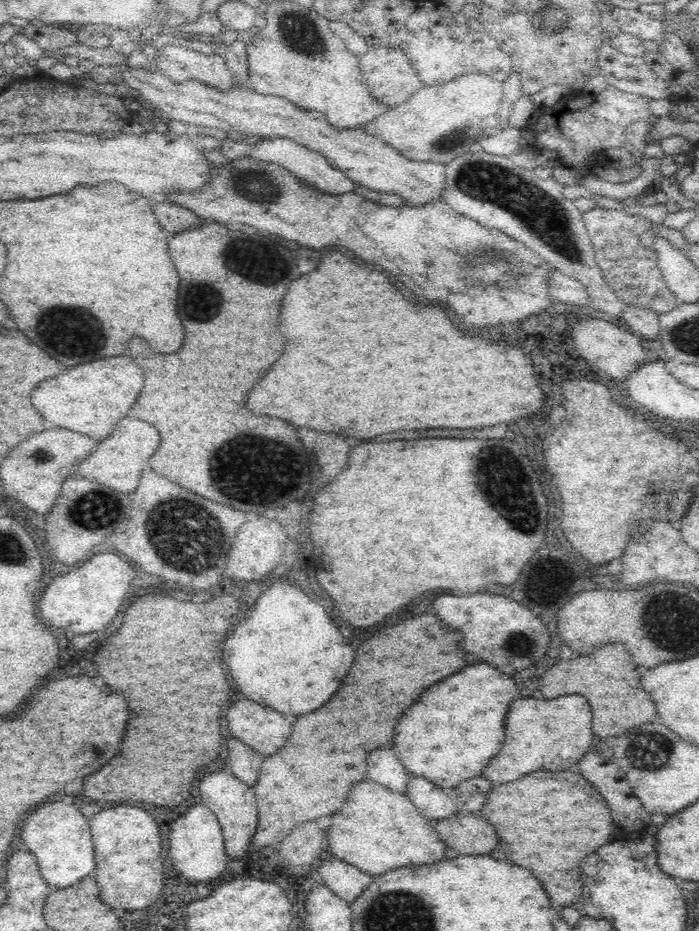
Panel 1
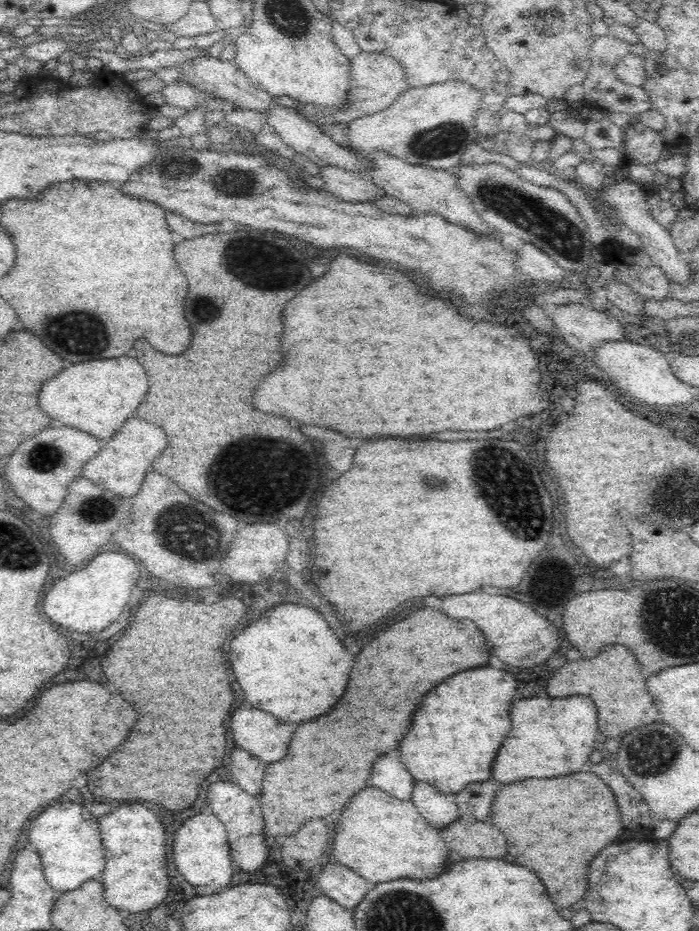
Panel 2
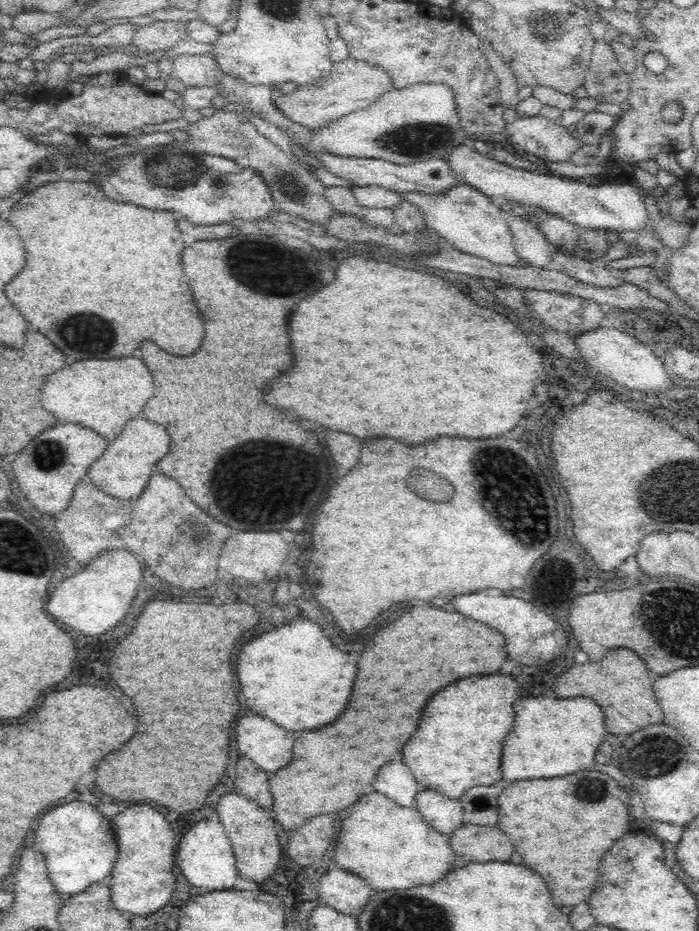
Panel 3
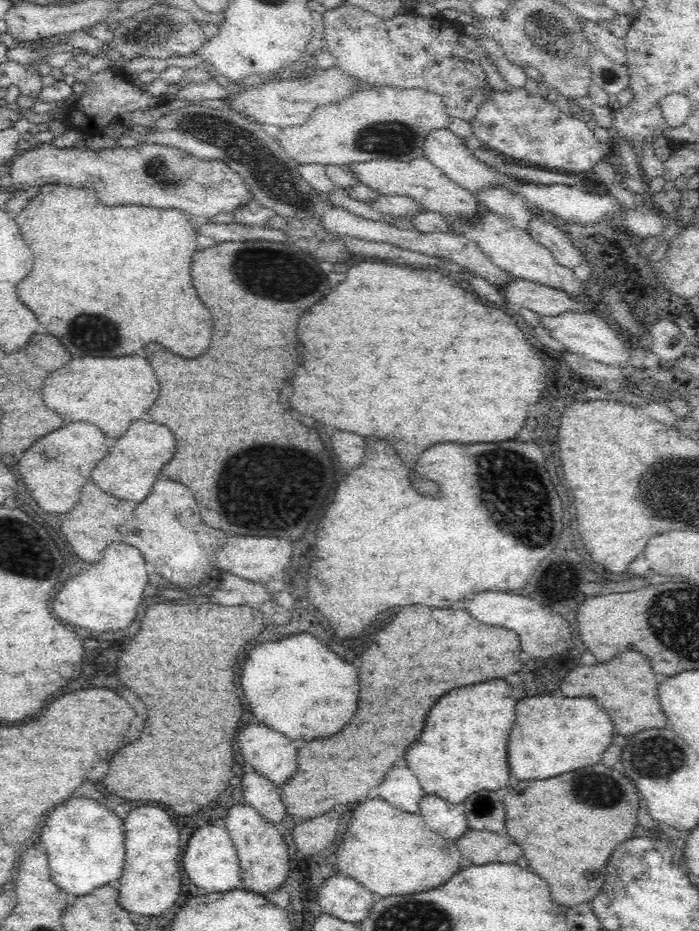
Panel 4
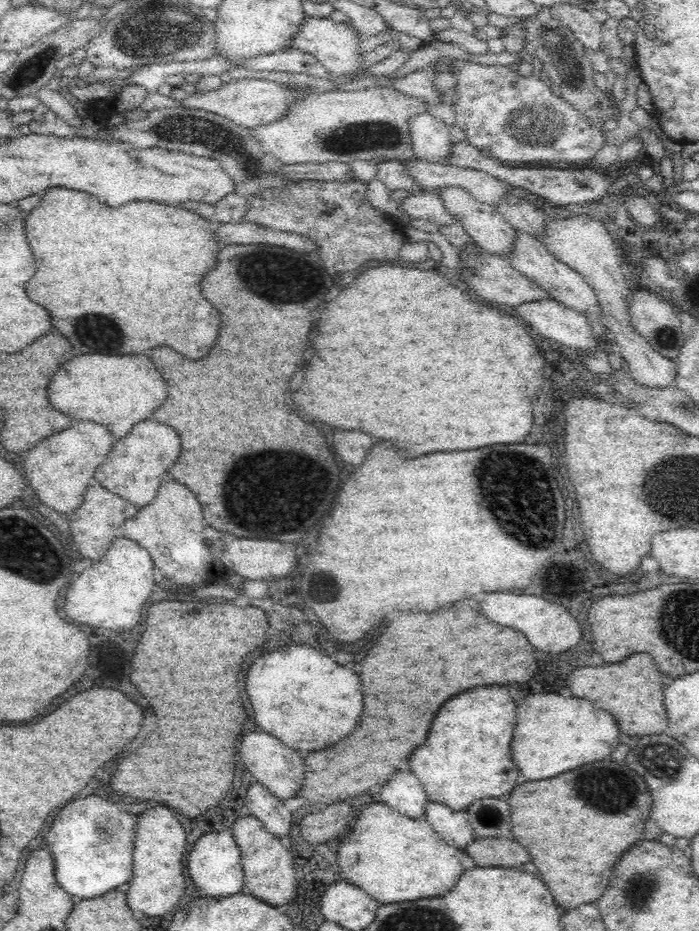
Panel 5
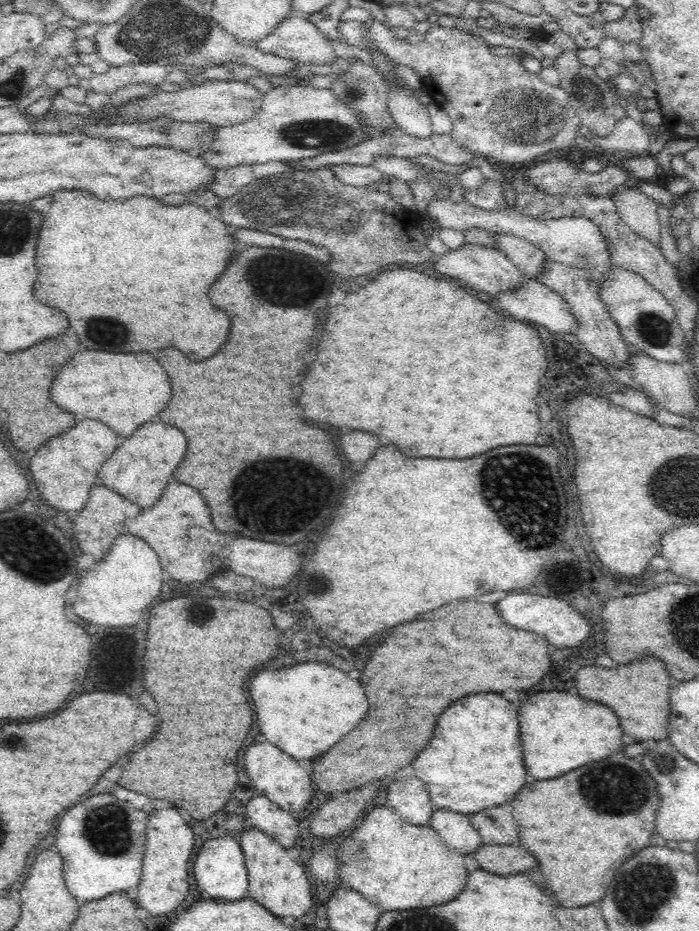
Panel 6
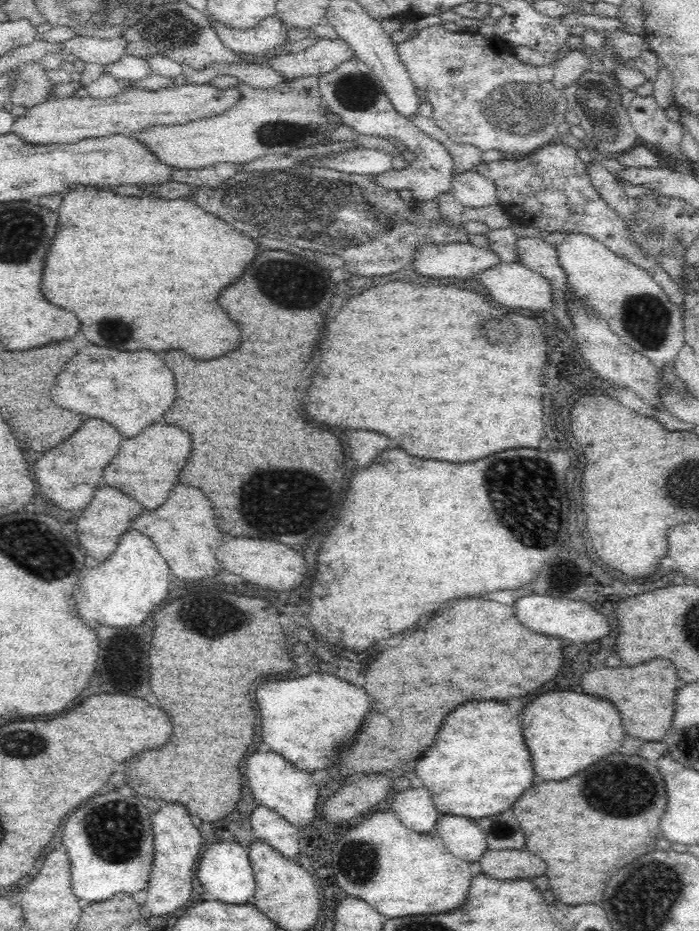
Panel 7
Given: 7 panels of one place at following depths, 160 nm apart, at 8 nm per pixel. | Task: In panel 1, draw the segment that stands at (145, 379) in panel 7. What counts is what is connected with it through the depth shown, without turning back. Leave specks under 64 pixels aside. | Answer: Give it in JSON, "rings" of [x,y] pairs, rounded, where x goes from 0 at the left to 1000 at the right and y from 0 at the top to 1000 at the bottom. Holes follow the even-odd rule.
{"rings":[[[160,382],[97,395],[80,406],[60,408],[46,419],[46,434],[77,460],[97,460],[134,473],[152,470],[166,453],[183,445],[206,412],[203,397],[177,382]]]}

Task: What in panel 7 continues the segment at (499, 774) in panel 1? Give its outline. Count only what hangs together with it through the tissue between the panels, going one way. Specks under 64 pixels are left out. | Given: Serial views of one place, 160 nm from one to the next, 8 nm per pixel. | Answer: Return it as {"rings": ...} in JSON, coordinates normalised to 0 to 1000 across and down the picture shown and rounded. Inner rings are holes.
{"rings":[[[784,743],[747,763],[747,786],[761,812],[764,829],[778,838],[807,838],[841,825],[853,816],[881,808],[893,795],[887,767],[873,752],[827,745]]]}

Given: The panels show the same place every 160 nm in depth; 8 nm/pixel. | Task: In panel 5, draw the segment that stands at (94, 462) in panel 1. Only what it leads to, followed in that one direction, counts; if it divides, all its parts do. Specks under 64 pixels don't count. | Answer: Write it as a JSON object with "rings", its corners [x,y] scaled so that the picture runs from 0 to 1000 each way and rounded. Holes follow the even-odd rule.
{"rings":[[[206,451],[197,453],[183,468],[169,473],[155,490],[155,494],[137,505],[137,516],[157,528],[180,535],[195,544],[209,544],[223,533],[229,518],[235,516],[237,505],[252,496],[258,488],[255,466],[229,453]]]}

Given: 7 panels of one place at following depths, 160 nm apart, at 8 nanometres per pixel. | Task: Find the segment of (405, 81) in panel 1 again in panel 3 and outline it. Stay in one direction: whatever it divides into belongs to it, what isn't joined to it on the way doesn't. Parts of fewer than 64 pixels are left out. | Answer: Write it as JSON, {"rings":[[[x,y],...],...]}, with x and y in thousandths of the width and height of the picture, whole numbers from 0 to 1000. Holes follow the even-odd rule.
{"rings":[[[499,60],[478,68],[474,78],[456,91],[423,95],[412,102],[393,104],[391,108],[409,127],[451,141],[502,120],[526,116],[561,96],[564,95],[559,82],[546,72],[532,71],[522,64]]]}

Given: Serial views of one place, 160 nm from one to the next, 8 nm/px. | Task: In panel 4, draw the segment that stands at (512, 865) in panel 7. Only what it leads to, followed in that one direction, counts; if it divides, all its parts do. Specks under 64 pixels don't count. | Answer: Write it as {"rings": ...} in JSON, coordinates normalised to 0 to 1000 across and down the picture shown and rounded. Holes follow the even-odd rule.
{"rings":[[[670,892],[651,902],[662,925],[687,929],[708,926],[738,926],[747,919],[747,911],[738,909],[718,894]]]}

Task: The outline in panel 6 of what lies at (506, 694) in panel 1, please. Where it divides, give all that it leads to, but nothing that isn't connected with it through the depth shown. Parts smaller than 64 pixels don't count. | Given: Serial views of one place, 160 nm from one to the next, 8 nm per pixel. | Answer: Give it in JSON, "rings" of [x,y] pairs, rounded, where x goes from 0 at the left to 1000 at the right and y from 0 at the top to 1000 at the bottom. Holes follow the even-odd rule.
{"rings":[[[684,743],[652,752],[644,760],[638,760],[638,765],[632,765],[615,799],[589,816],[589,823],[595,834],[607,840],[624,869],[637,868],[671,876],[690,868],[730,861],[750,844],[753,834],[741,788],[741,763],[732,754],[707,743]]]}

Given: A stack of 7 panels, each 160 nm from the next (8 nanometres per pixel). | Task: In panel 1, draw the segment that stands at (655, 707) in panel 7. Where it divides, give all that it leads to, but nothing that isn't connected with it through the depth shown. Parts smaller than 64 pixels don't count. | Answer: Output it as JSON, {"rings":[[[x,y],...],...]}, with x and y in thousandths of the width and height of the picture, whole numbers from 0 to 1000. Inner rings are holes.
{"rings":[[[861,692],[844,705],[793,713],[775,726],[770,739],[781,750],[798,750],[804,745],[833,745],[841,750],[847,758],[847,784],[861,793],[898,786],[898,782],[910,782],[938,769],[933,752],[916,737],[916,724],[890,692]]]}

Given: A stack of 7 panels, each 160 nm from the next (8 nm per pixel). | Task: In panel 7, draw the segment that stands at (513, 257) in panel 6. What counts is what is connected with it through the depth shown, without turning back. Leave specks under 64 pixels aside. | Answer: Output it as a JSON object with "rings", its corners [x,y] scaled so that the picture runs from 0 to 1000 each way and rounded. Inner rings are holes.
{"rings":[[[744,252],[738,272],[741,272],[738,282],[764,290],[787,304],[791,322],[794,322],[790,338],[798,343],[803,350],[817,361],[818,344],[814,342],[814,335],[810,334],[810,321],[807,321],[807,311],[810,311],[814,303],[807,289],[801,286],[797,269],[773,258],[771,255]]]}

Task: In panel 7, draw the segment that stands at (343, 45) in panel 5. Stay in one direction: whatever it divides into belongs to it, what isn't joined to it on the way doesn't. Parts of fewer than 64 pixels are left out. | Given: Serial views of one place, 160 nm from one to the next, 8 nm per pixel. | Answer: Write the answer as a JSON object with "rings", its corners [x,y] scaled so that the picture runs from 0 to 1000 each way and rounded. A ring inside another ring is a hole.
{"rings":[[[393,15],[365,29],[351,31],[329,30],[309,20],[302,21],[302,25],[323,52],[335,56],[375,60],[418,45],[412,41],[416,29],[402,24]]]}

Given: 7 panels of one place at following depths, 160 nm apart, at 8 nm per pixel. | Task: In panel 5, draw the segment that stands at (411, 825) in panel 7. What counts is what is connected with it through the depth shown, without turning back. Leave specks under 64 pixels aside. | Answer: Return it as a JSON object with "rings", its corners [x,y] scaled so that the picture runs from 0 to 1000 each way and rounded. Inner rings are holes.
{"rings":[[[575,827],[564,829],[546,844],[544,859],[567,872],[592,880],[607,875],[609,863],[614,861],[604,842],[592,836],[592,831]]]}

